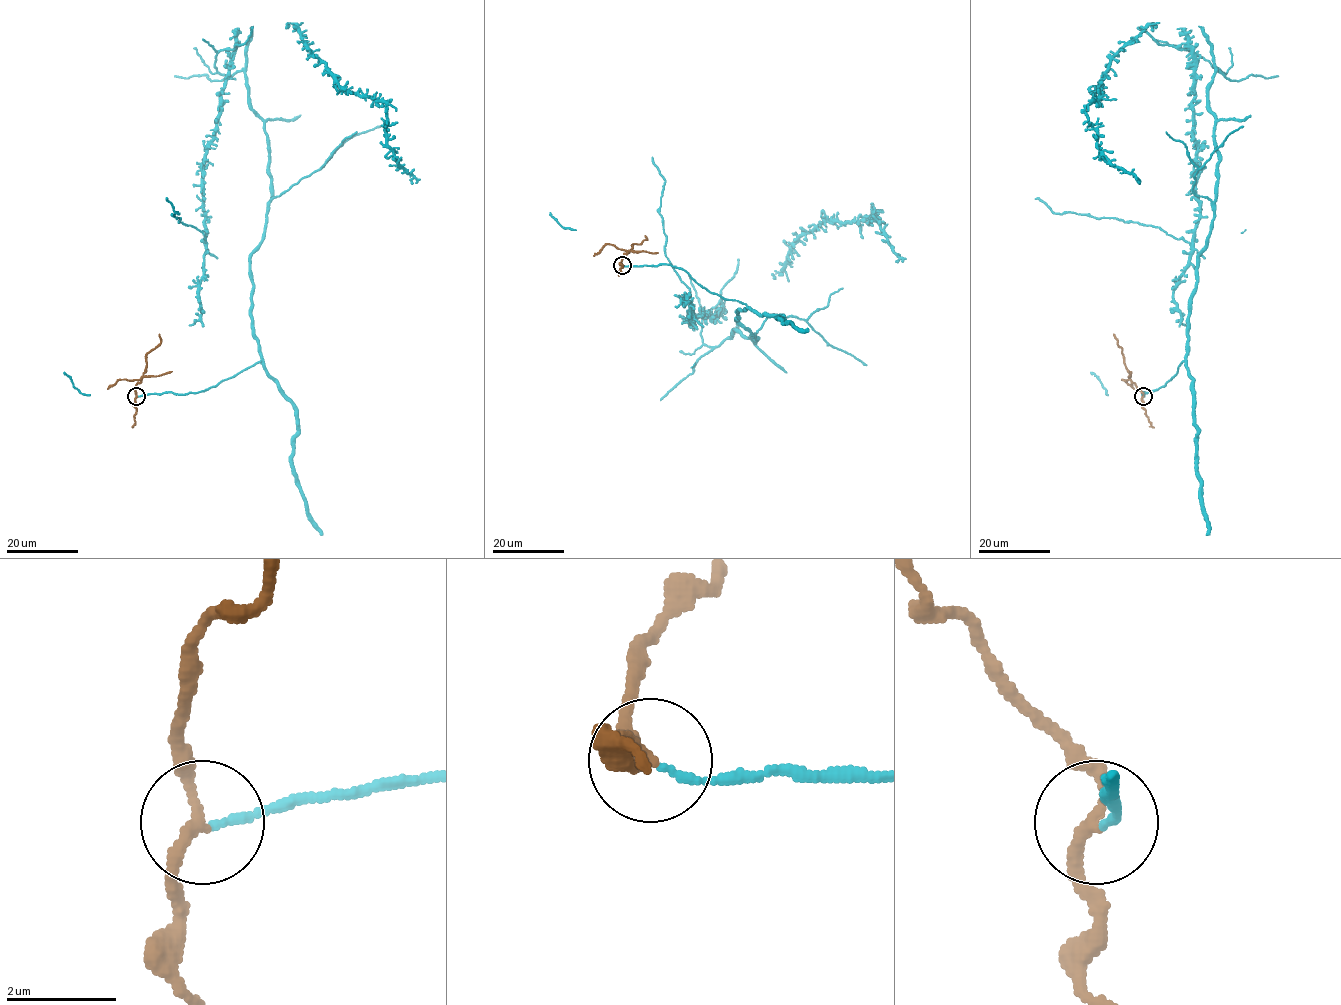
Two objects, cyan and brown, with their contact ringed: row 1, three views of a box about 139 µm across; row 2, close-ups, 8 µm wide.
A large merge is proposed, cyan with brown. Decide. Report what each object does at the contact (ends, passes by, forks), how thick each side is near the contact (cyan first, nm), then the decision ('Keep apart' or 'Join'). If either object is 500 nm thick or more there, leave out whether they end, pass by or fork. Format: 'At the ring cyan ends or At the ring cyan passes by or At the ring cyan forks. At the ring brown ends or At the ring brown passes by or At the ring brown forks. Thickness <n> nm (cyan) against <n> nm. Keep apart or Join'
At the ring cyan ends. At the ring brown passes by. Thickness 120 nm (cyan) against 180 nm. Keep apart

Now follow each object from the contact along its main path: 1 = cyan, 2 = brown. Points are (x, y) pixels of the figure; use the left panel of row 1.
1: (137, 396), (261, 359), (265, 121), (245, 73), (214, 66), (237, 43), (206, 244), (166, 199)
2: (136, 396), (135, 384), (146, 367), (146, 355), (161, 342), (159, 334)

